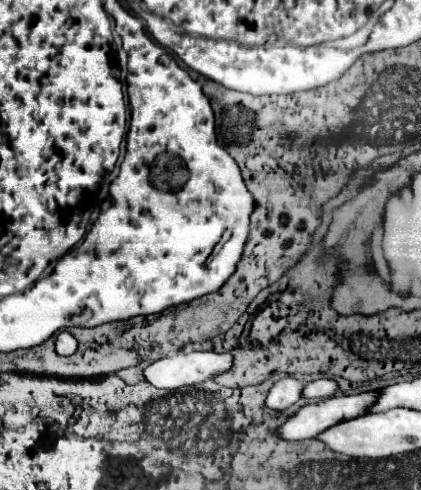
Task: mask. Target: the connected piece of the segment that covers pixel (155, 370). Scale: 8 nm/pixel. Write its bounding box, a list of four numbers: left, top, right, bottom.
[144,352,232,390]

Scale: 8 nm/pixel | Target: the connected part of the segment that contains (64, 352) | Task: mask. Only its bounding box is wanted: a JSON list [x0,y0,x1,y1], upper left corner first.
[56,332,76,356]

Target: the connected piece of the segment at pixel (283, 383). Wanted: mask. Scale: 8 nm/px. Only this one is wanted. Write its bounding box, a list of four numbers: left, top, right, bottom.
[266,376,304,410]

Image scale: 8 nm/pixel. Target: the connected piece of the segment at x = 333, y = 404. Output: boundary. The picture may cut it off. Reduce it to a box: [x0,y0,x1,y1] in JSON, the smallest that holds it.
[276,392,372,440]

